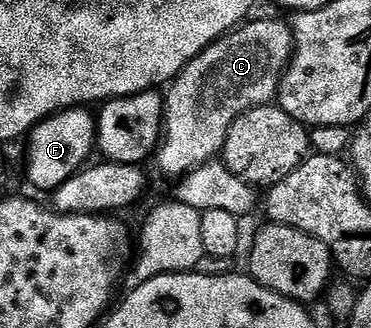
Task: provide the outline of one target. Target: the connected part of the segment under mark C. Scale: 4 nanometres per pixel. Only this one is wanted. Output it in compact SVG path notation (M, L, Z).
M262 18L259 22L255 20L247 21L245 24L233 29L230 33L225 34L223 38L217 38L207 50L203 50L193 58L190 63L185 66L184 69L178 73L177 78L173 82L169 83L168 89L164 94L164 101L166 104L166 117L164 119L164 137L156 151L156 159L158 158L158 166L167 174L168 177L174 178L173 180L181 179L182 175L190 174L197 166L203 166L205 162L211 161L215 156L221 155L224 144L226 143L226 137L230 131L230 125L237 120L241 114L246 110L251 110L257 106L271 105L277 99L278 89L282 83L282 77L286 71L287 66L290 64L290 58L294 55L294 38L290 34L290 27L285 21L273 22L270 18Z

